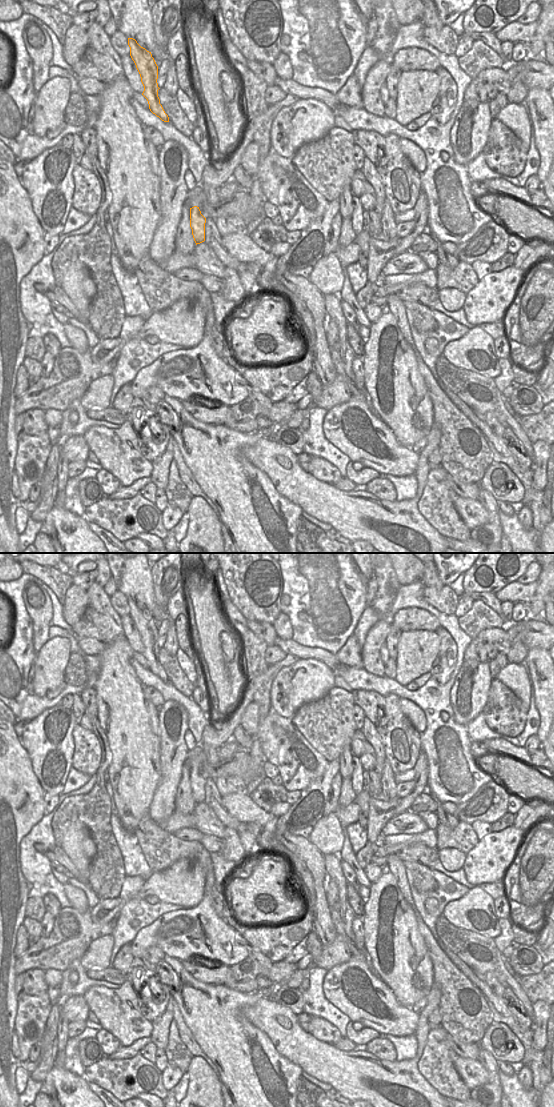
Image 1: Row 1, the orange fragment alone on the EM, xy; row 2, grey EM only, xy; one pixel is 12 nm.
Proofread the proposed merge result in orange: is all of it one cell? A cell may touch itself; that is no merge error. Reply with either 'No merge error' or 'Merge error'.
Merge error

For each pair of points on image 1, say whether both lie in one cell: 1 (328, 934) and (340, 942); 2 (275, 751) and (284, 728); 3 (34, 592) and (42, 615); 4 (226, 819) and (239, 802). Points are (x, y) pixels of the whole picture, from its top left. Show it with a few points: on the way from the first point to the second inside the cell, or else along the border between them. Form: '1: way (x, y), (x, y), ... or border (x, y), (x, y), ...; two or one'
1: border (337, 935), (331, 943), (324, 946); two
2: way (280, 745), (280, 734); one
3: way (36, 598), (39, 609); one
4: border (220, 797), (222, 806), (232, 816), (246, 822); two

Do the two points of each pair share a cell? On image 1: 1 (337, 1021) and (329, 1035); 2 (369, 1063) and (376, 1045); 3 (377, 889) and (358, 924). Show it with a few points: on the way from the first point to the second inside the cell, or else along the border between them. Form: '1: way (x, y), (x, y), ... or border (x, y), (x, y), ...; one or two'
1: border (312, 1016), (324, 1018), (342, 1036); two
2: border (364, 1048), (381, 1059), (395, 1060); two
3: border (361, 918), (365, 941); two

